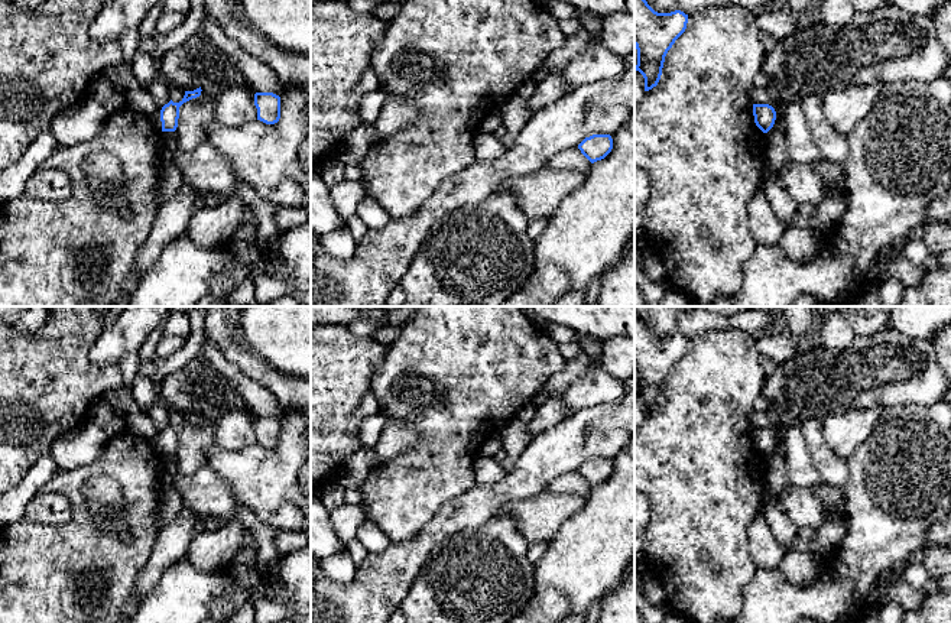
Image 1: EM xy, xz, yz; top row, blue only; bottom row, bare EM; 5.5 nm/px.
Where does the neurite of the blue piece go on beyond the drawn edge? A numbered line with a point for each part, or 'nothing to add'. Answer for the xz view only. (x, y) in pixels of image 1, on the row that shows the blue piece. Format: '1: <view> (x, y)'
nothing to add

